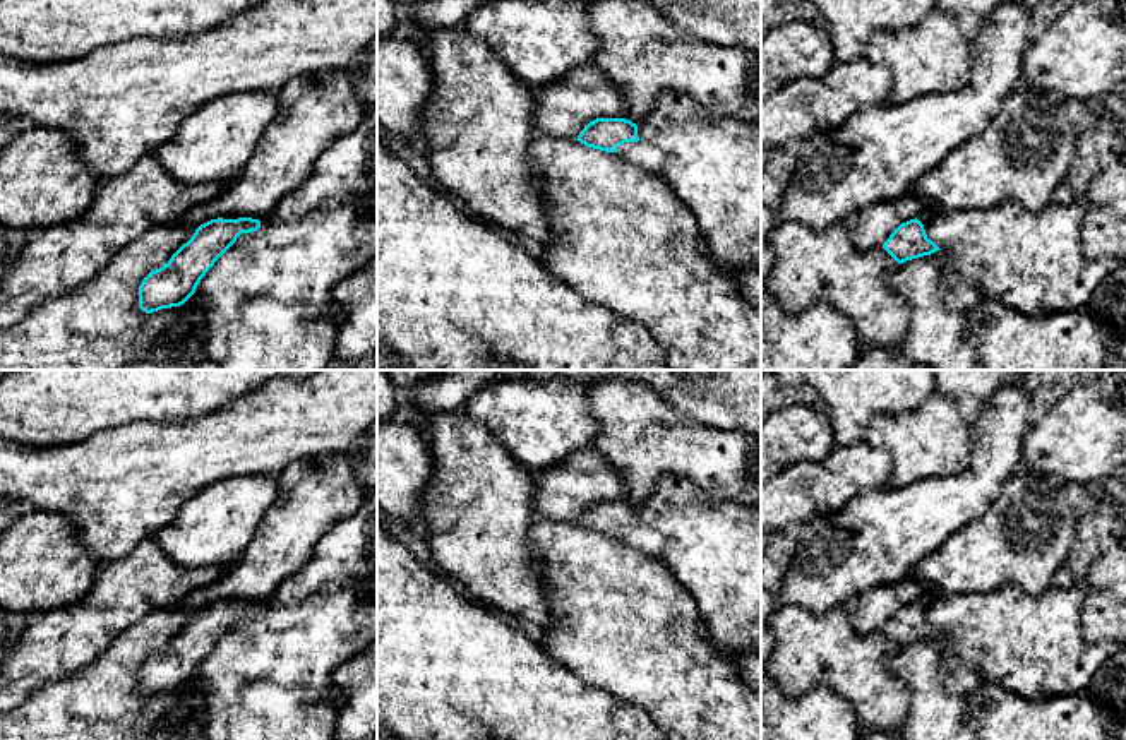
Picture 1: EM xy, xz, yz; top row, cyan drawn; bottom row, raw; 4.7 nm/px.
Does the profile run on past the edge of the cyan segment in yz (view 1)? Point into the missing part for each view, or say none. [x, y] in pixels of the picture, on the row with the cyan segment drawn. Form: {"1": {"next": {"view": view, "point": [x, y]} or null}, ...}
{"1": {"next": {"view": "yz", "point": [933, 209]}}}

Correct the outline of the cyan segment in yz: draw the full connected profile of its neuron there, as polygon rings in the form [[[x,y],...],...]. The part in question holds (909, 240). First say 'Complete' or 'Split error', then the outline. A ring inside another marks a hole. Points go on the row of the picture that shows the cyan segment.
Split error. [[[937,204],[927,206],[915,219],[901,223],[884,242],[883,248],[898,264],[941,250],[932,240],[927,238],[924,230],[924,224],[941,212],[944,212],[944,209]]]

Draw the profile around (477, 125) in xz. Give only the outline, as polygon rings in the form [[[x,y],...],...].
[[[463,27],[428,29],[422,41],[434,91],[415,137],[432,170],[432,183],[478,221],[538,243],[557,240],[543,211],[542,176],[526,159],[538,134],[530,87],[476,36]]]

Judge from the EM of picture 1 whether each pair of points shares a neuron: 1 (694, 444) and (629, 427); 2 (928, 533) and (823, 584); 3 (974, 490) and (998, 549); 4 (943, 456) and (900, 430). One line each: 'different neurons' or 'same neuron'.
1: same neuron
2: same neuron
3: different neurons
4: same neuron

